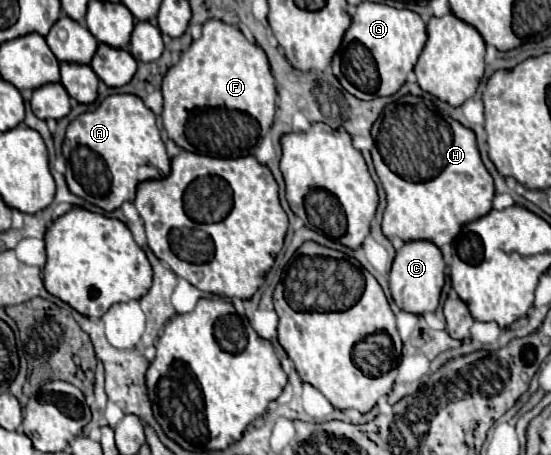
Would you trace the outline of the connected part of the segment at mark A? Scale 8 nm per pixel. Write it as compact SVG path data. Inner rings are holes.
M132 94L108 96L98 110L78 116L66 130L62 154L70 162L74 180L82 188L80 198L102 212L114 212L124 202L132 202L140 182L160 180L170 174L170 160L156 126L156 116Z

